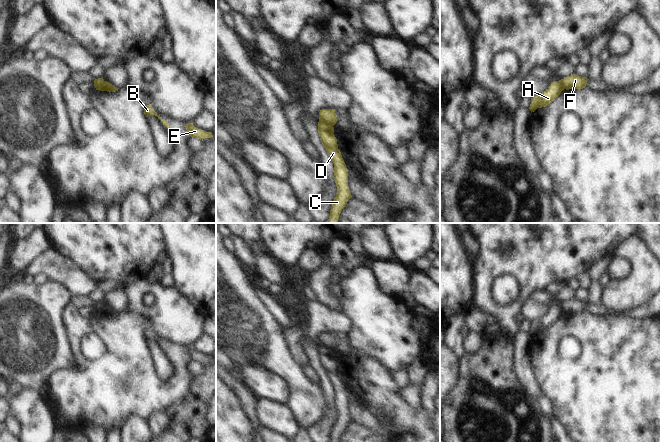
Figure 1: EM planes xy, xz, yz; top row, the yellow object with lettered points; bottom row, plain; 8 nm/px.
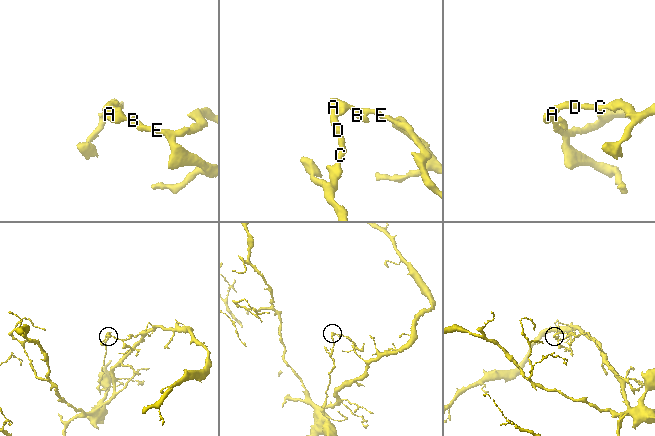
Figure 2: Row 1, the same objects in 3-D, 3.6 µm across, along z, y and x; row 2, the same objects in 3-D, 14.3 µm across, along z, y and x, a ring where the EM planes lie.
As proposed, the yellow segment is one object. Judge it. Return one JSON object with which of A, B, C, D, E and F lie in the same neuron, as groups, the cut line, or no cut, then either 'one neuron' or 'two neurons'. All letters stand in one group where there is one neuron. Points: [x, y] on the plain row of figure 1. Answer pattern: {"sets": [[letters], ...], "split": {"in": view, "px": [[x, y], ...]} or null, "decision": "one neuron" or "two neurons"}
{"sets": [["A", "B", "E"], ["C", "D", "F"]], "split": {"in": "xz", "px": [[319, 343], [332, 350]]}, "decision": "two neurons"}

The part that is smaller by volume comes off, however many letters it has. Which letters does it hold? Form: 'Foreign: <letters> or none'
Foreign: C, D, F

